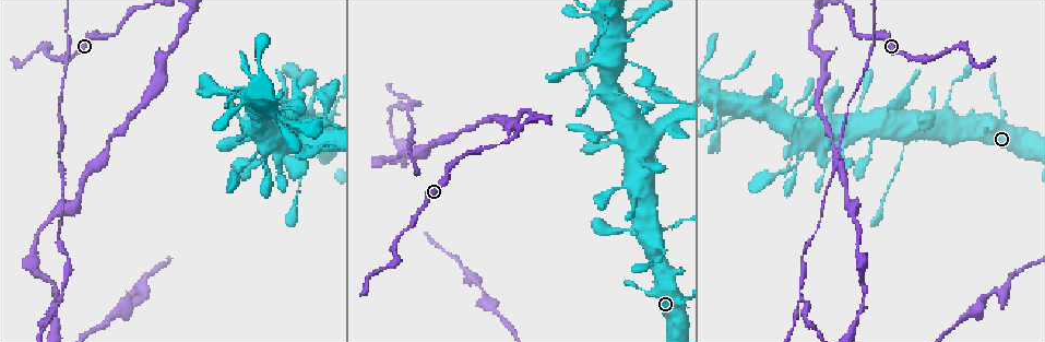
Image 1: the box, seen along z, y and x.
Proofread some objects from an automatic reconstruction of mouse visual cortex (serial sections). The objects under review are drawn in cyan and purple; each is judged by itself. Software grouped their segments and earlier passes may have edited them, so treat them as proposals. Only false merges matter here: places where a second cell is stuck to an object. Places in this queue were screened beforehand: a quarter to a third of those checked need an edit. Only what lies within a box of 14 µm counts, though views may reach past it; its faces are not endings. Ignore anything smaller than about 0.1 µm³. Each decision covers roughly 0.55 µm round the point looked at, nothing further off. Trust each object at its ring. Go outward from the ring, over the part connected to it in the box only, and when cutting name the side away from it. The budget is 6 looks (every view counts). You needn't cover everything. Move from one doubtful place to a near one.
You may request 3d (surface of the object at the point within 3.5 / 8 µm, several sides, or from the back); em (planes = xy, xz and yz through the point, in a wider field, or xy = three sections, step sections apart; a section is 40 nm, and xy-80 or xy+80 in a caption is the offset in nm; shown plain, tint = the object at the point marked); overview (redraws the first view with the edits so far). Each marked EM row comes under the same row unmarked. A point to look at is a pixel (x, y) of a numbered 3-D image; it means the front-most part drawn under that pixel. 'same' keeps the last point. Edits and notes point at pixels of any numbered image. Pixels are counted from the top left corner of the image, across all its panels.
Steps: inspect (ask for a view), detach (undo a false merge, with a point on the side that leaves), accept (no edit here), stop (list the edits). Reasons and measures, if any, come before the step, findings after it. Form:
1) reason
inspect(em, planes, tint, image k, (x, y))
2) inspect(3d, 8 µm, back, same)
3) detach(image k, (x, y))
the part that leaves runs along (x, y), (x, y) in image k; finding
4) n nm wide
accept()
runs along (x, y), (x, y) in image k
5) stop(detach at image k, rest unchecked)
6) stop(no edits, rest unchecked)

sudden change in width
inspect(3d, 8 µm, image 1, (903, 142))

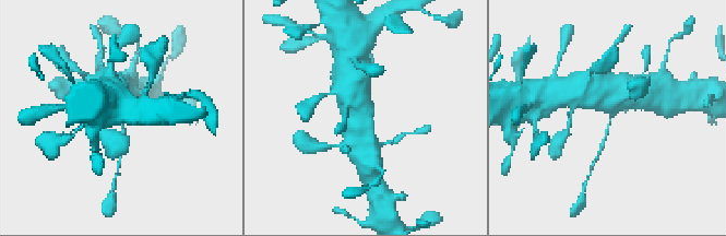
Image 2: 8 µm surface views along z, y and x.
need the tissue
inspect(em, xy, step 2, tint, image 2, (612, 115))

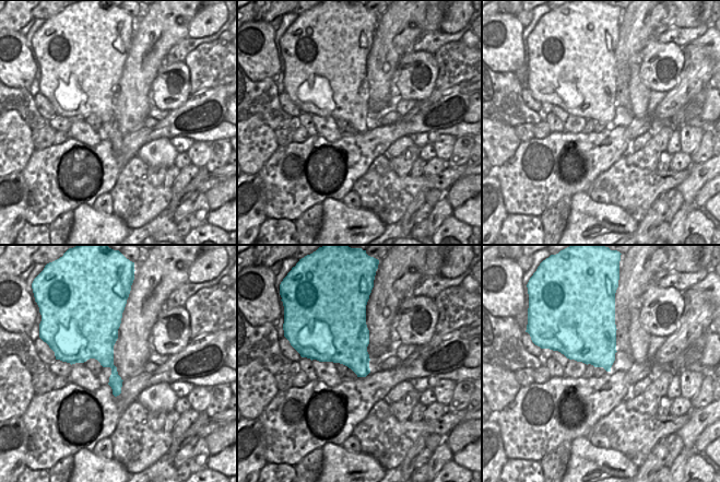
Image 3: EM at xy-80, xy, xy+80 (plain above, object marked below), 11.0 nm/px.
accept()
one cell here

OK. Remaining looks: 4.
sudden change in width
inspect(3d, 8 µm, image 1, (714, 100))

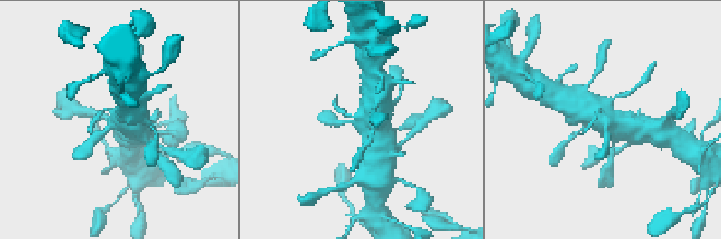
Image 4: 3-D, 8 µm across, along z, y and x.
zoom in
inspect(3d, 3.5 µm, image 4, (116, 124))

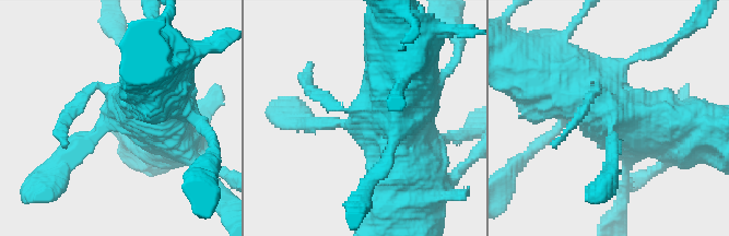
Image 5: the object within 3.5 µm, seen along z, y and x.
shape alone is not enough
inspect(em, planes, tint, image 5, (123, 117))

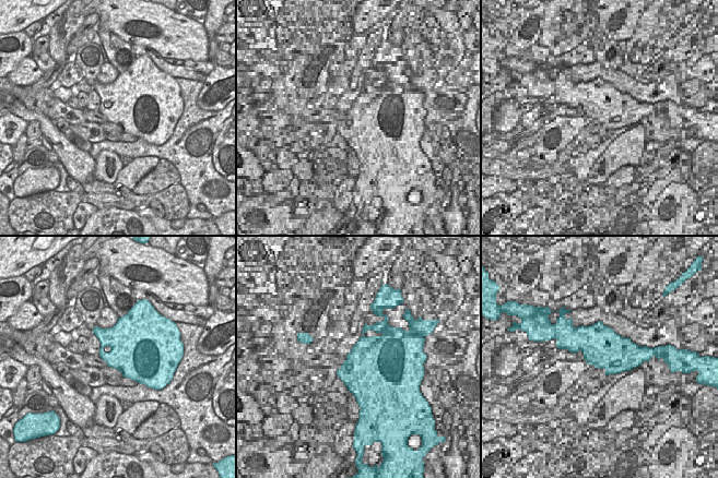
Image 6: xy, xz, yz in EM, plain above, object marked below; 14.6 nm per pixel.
accept()
runs along (682, 136), (612, 116), (562, 69) in image 5; continuous, no second cell

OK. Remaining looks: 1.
stop(no edits, rest unchecked)

